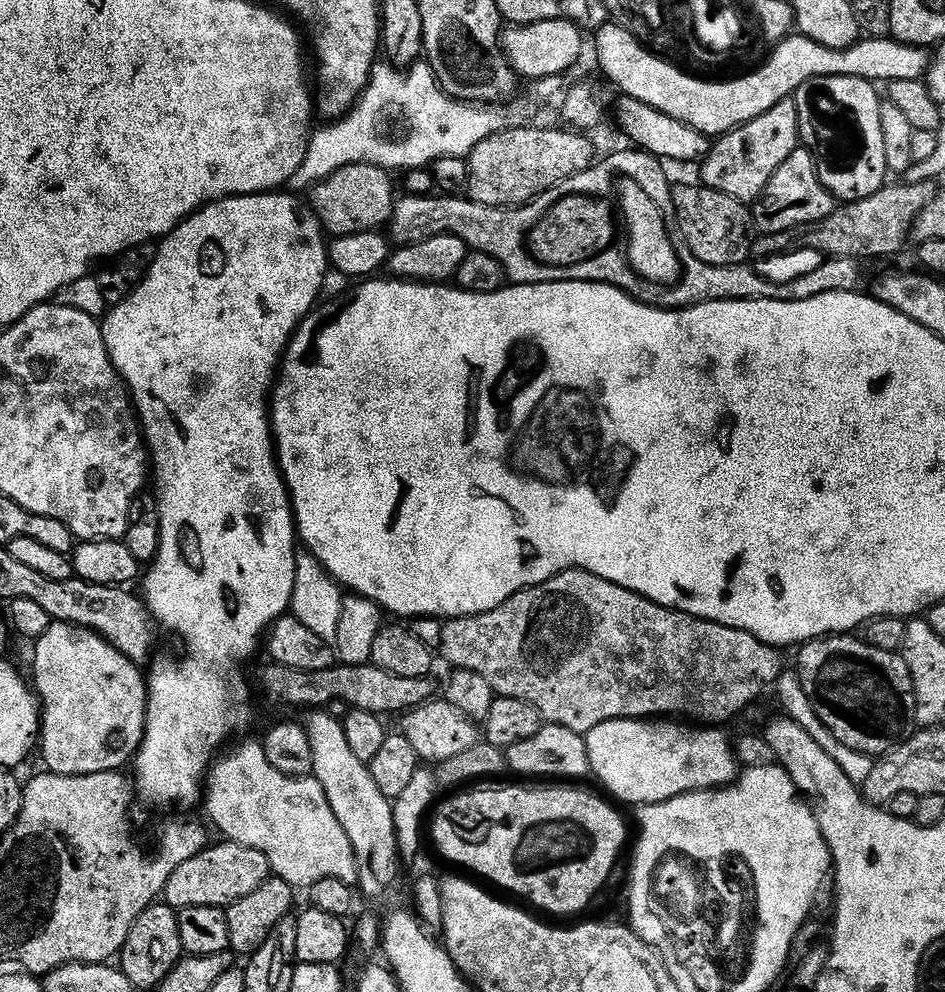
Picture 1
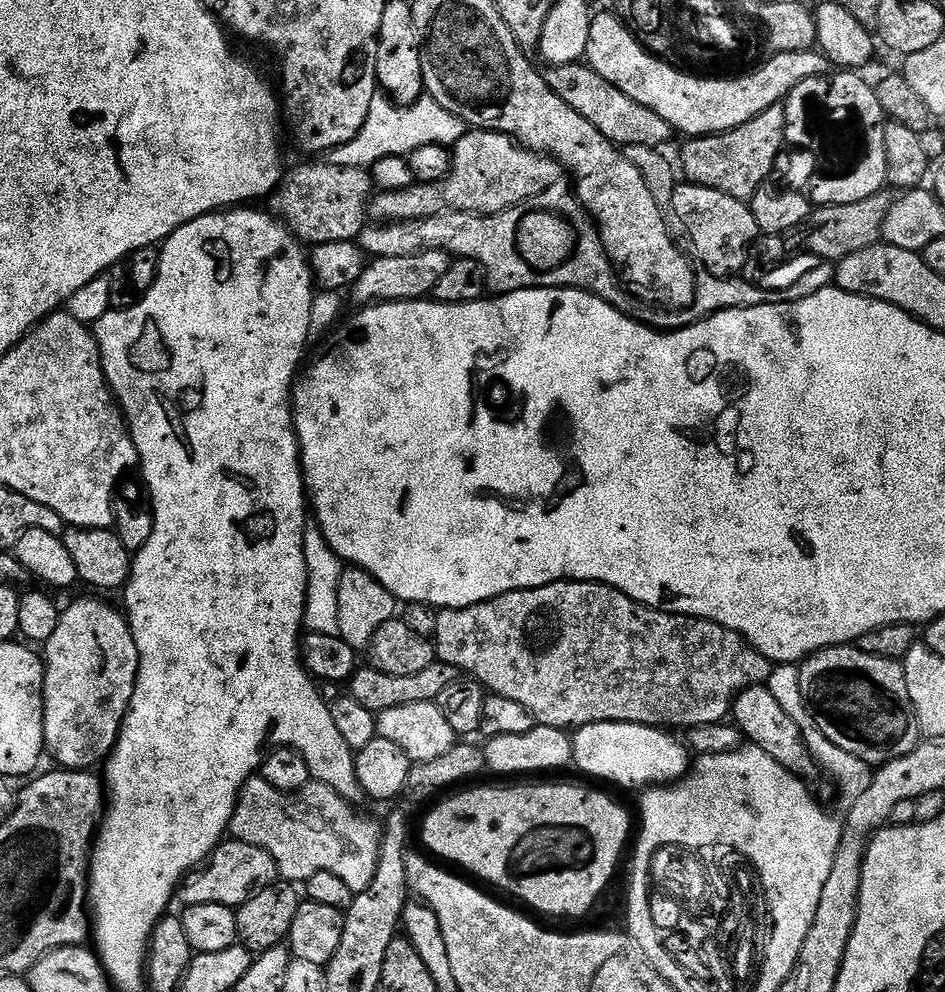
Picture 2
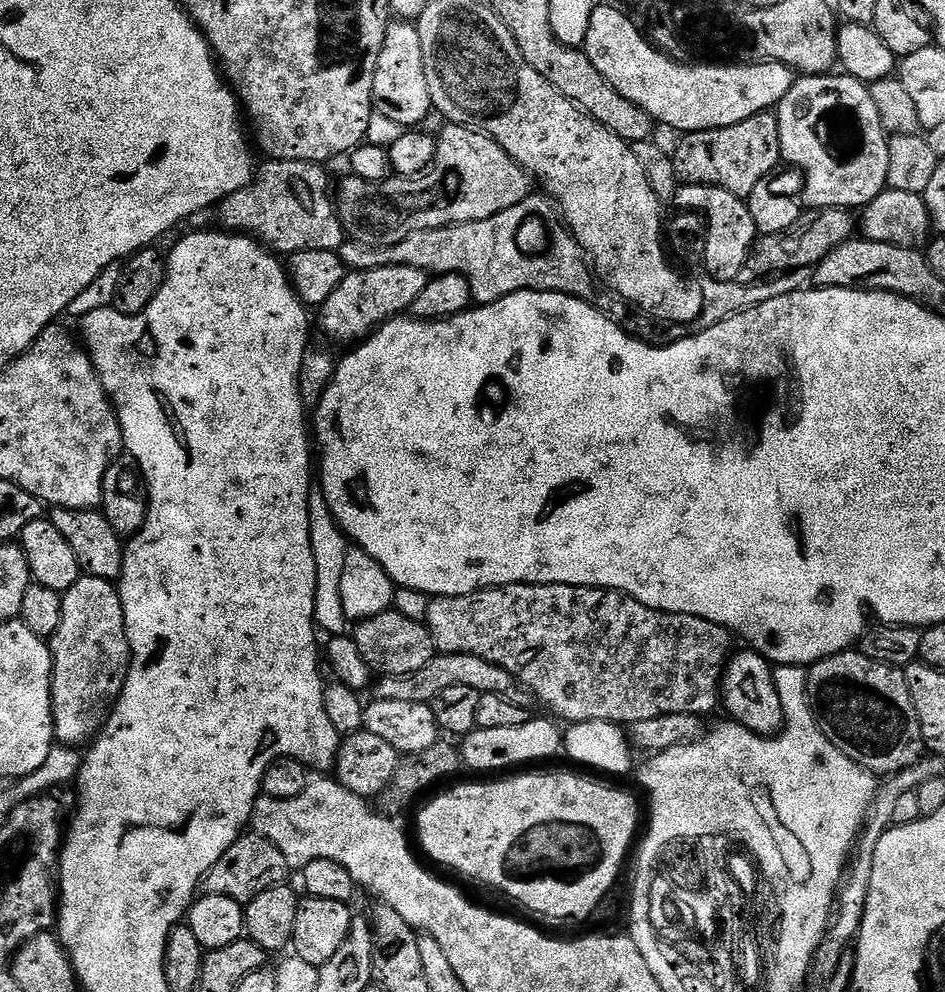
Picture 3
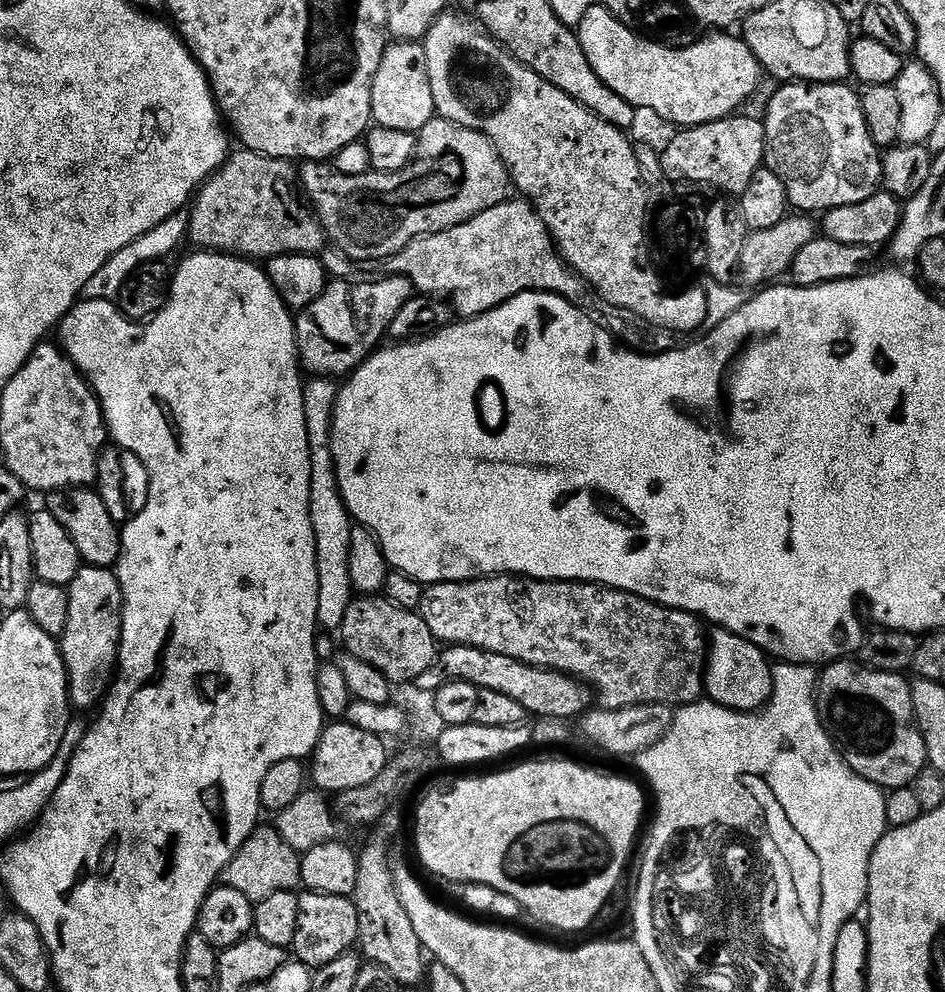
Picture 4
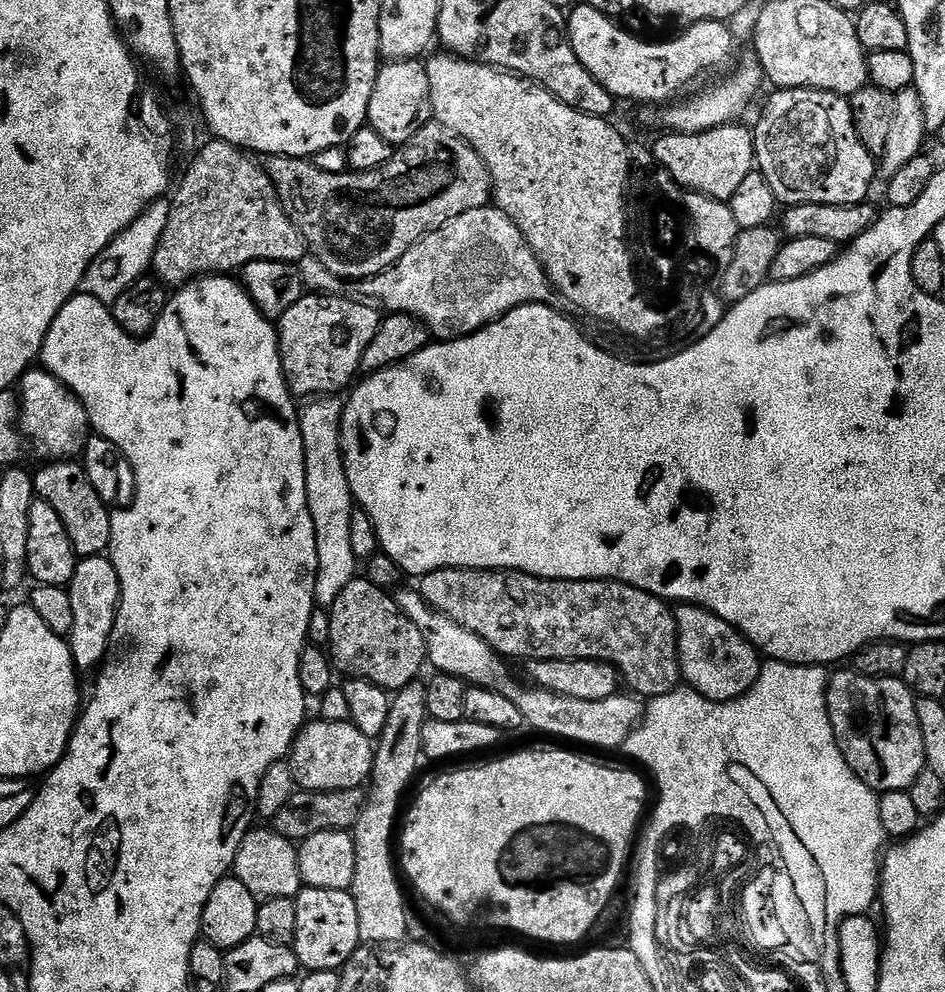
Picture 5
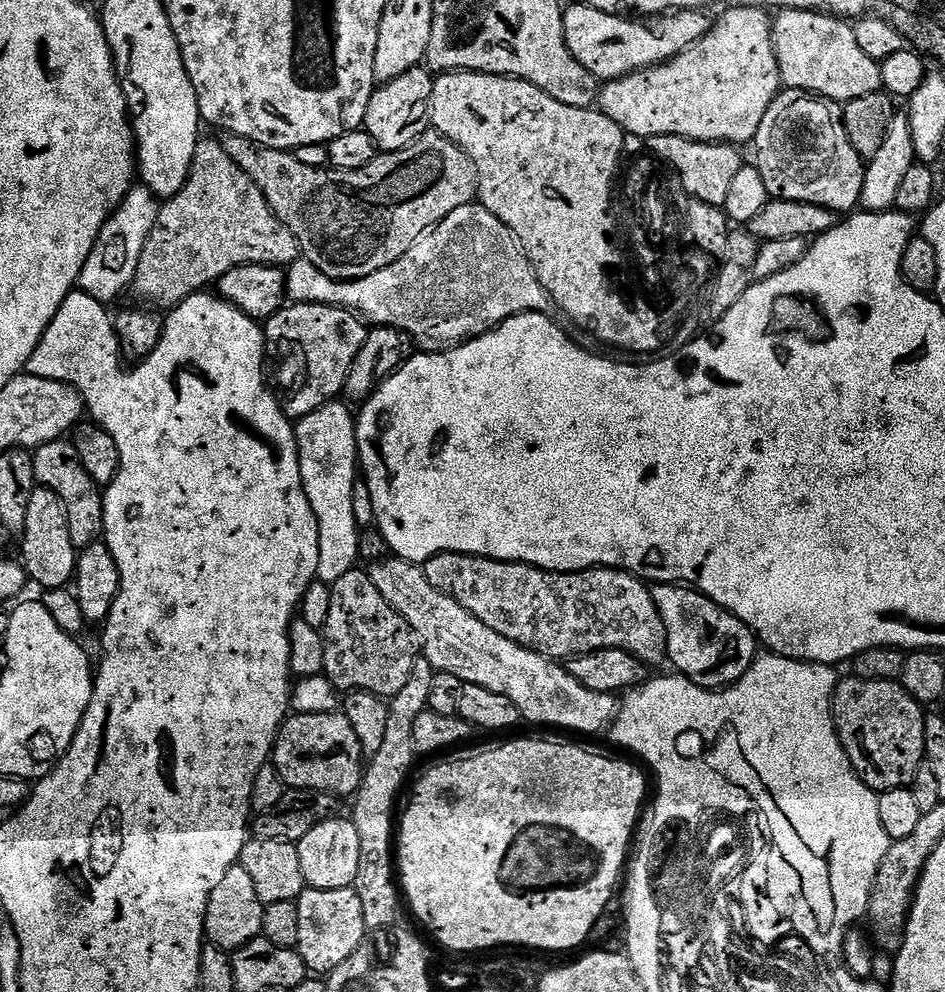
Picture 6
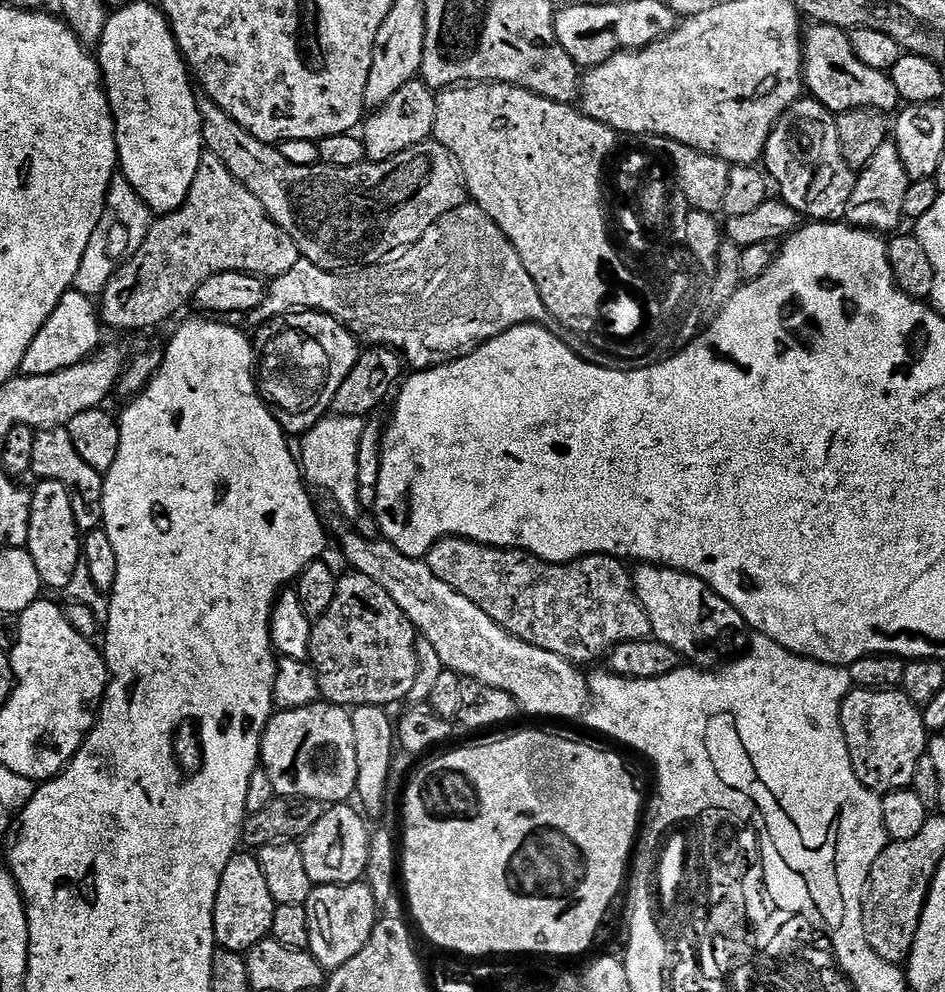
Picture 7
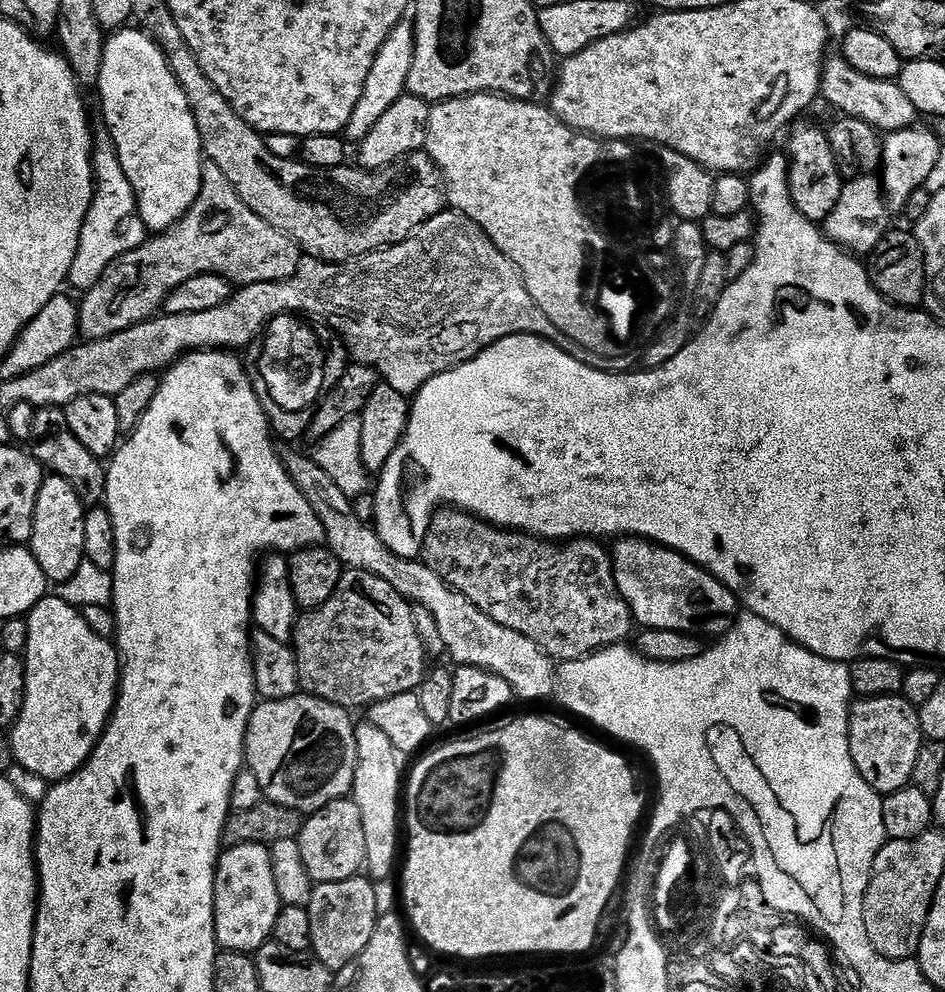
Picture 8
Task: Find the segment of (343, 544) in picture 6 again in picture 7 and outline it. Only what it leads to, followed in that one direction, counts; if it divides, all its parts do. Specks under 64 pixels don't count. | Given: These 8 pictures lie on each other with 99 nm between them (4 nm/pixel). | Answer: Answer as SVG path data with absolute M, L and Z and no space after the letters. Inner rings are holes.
M329 414L310 431L303 433L304 440L298 444L298 463L302 475L313 489L321 488L332 495L340 512L349 518L360 515L358 502L358 444L361 441L365 421L359 416L338 416ZM316 487L316 488L315 488Z

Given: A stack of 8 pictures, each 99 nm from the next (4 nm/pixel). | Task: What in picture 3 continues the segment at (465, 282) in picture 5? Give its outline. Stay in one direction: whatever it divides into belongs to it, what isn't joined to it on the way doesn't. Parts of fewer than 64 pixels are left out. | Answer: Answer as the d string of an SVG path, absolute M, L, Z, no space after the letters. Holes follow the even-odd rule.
M533 194L518 206L510 206L510 210L502 210L502 214L494 214L485 220L418 230L402 238L402 242L390 246L346 242L338 251L345 269L354 272L382 266L418 266L429 274L461 272L470 282L472 298L477 305L493 304L515 292L561 292L590 306L596 302L595 298L599 296L601 288L593 265L584 255L584 249L566 227L557 205L544 194Z

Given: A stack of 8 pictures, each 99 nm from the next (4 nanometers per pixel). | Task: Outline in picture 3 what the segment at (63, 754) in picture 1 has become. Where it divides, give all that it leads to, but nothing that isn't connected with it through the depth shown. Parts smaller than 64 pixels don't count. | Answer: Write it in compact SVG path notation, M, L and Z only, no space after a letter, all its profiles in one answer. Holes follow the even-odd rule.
M81 574L78 578L78 582L74 582L74 586L70 586L70 590L63 593L63 598L62 622L58 626L58 630L50 637L50 647L52 649L52 725L56 731L56 740L59 741L59 743L74 749L79 749L81 747L80 744L84 744L83 746L91 745L92 741L95 740L96 737L100 735L101 730L104 729L104 724L116 704L116 699L119 698L122 694L122 690L126 686L126 678L128 677L130 666L132 665L132 651L130 650L130 642L126 634L126 622L124 621L120 590L113 581Z

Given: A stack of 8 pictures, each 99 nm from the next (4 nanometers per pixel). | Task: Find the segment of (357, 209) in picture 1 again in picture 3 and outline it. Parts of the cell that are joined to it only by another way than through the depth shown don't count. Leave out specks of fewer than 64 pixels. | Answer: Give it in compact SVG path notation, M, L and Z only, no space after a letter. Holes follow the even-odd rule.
M269 159L264 163L268 164L261 168L259 165L248 185L220 201L218 211L224 223L221 225L228 230L239 230L280 254L340 249L346 243L346 233L336 210L333 185L332 188L328 185L328 172L324 169L327 167L308 160Z

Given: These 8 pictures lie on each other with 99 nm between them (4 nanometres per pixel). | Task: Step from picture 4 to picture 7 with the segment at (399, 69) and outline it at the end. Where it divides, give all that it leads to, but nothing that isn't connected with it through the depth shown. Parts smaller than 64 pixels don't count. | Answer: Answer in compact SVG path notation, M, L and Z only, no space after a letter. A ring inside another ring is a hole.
M417 78L406 82L390 102L375 109L363 121L362 139L365 157L371 162L382 162L394 158L394 154L402 154L402 150L410 150L410 146L418 146L423 140L429 139L434 133L436 121L437 93Z

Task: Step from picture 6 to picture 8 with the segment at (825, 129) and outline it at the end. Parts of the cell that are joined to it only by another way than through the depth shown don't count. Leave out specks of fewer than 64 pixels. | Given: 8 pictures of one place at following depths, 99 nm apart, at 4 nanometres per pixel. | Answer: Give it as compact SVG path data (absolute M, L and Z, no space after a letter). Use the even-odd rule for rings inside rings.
M799 124L791 129L792 137L789 138L786 149L790 194L794 206L806 219L822 222L828 217L830 210L838 206L846 180L840 174L840 167L836 165L827 131L816 124Z

